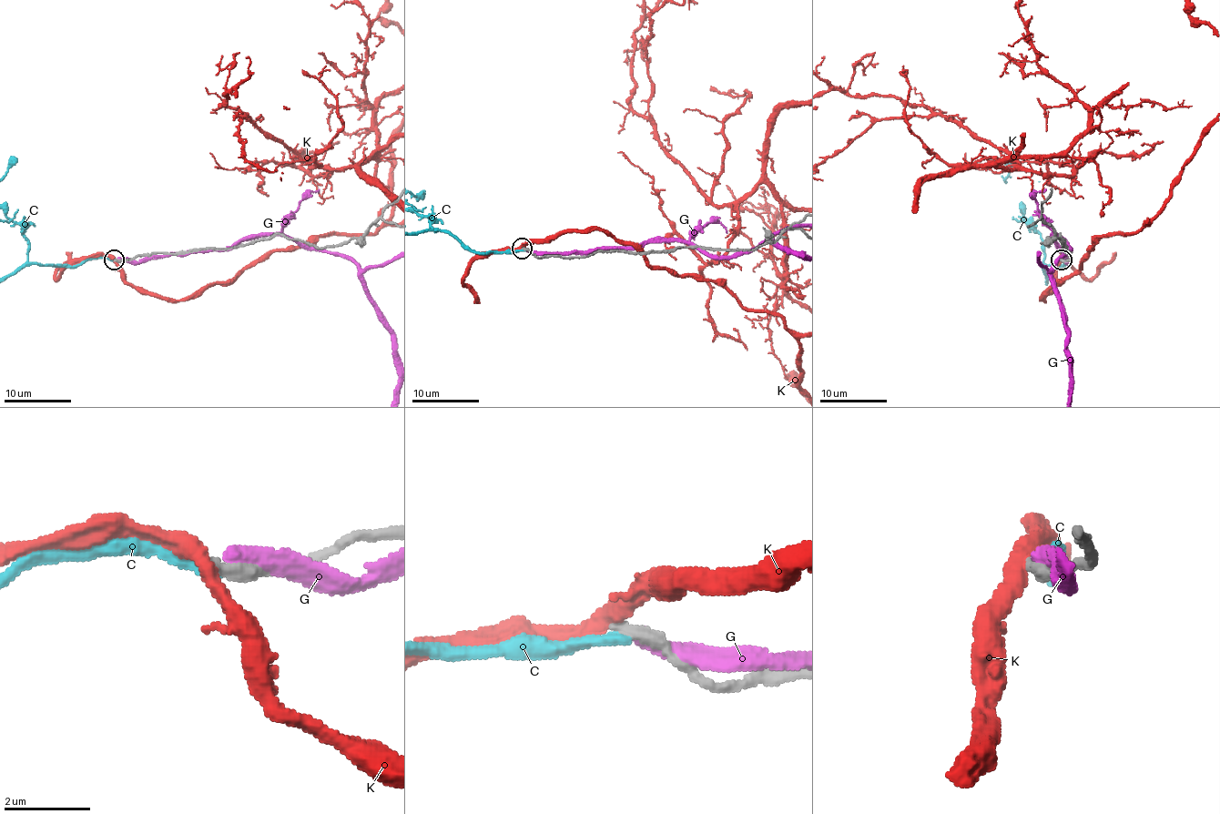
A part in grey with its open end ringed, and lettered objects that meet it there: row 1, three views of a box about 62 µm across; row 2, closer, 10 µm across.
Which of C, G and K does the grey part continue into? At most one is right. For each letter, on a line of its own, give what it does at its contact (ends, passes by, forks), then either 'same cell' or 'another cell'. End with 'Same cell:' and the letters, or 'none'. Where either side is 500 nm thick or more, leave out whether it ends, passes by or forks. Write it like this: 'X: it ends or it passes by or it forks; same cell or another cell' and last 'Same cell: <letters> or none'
C: it ends; another cell
G: another cell
K: it passes by; another cell
Same cell: none

